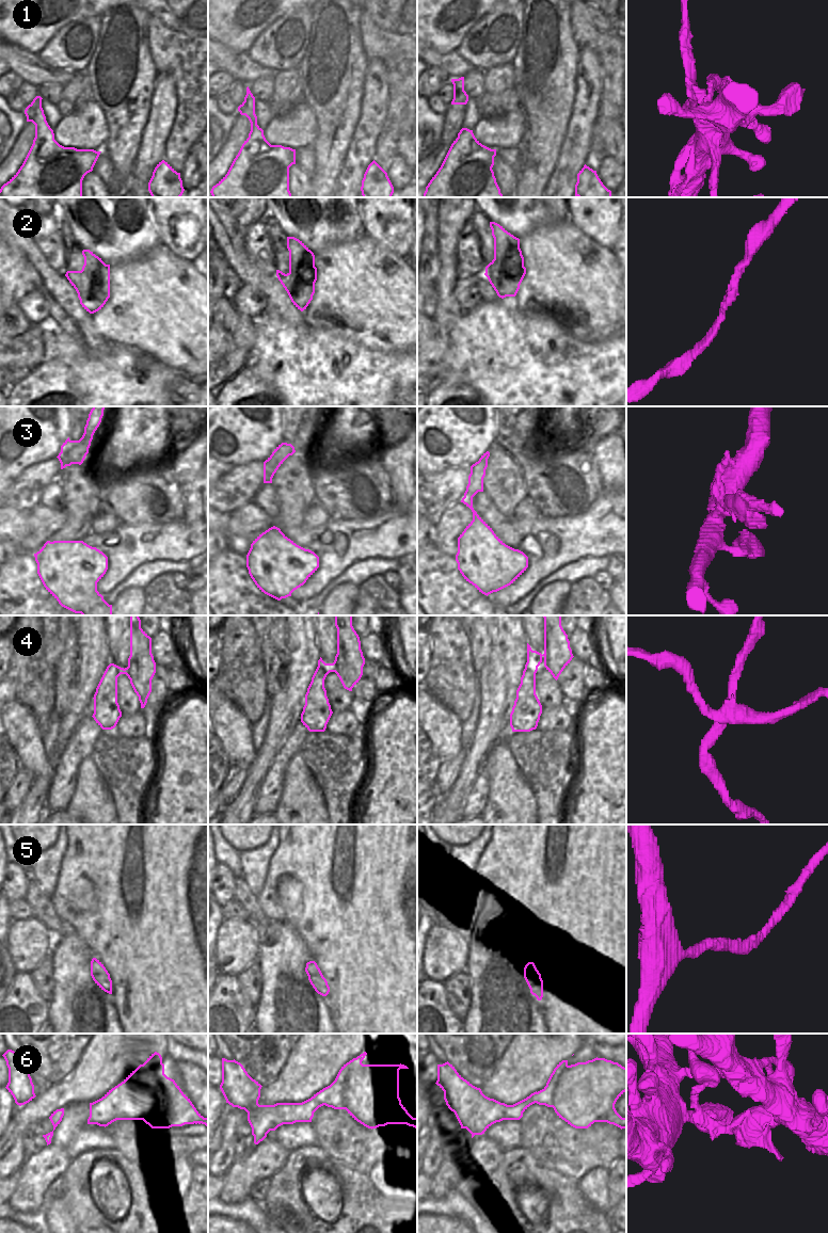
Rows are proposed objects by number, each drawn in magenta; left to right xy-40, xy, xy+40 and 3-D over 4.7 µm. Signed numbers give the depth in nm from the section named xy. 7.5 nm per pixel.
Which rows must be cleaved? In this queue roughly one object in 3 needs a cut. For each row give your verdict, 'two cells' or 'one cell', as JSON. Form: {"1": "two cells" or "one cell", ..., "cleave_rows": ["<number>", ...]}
{"1": "one cell", "2": "one cell", "3": "two cells", "4": "two cells", "5": "one cell", "6": "two cells", "cleave_rows": ["3", "4", "6"]}

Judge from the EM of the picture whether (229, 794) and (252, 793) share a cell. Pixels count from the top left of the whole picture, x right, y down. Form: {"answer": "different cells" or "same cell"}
{"answer": "different cells"}

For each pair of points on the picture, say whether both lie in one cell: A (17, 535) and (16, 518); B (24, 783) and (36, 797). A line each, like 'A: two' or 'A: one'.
A: one
B: two

